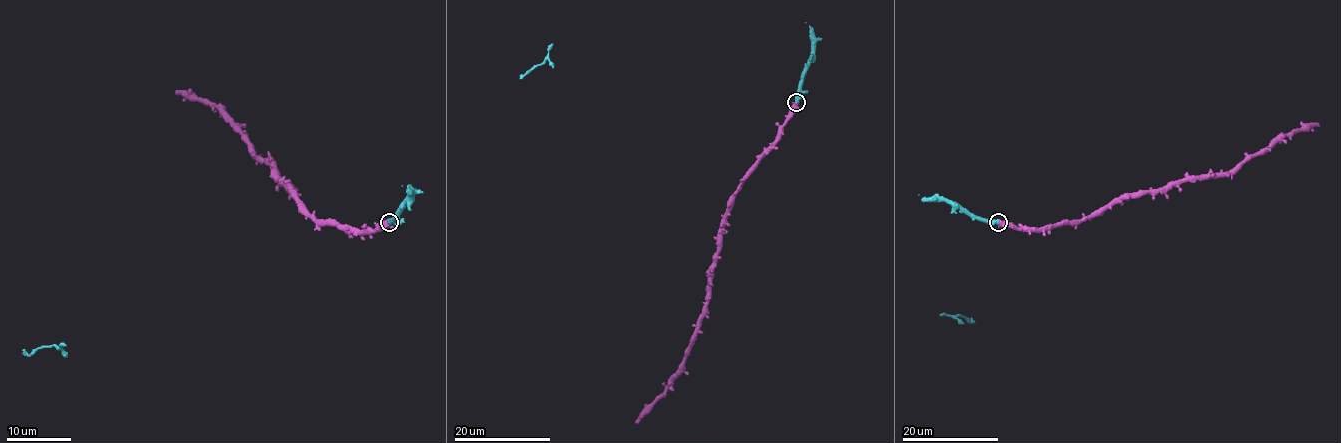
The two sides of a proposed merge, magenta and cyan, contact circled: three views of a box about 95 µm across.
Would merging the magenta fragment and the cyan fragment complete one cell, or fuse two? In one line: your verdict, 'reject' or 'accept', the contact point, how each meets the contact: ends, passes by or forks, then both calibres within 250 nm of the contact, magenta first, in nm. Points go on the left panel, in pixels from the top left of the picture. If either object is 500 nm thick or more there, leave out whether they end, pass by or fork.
accept; at (389, 222); 650 nm thick on the magenta side, 550 nm on the other

